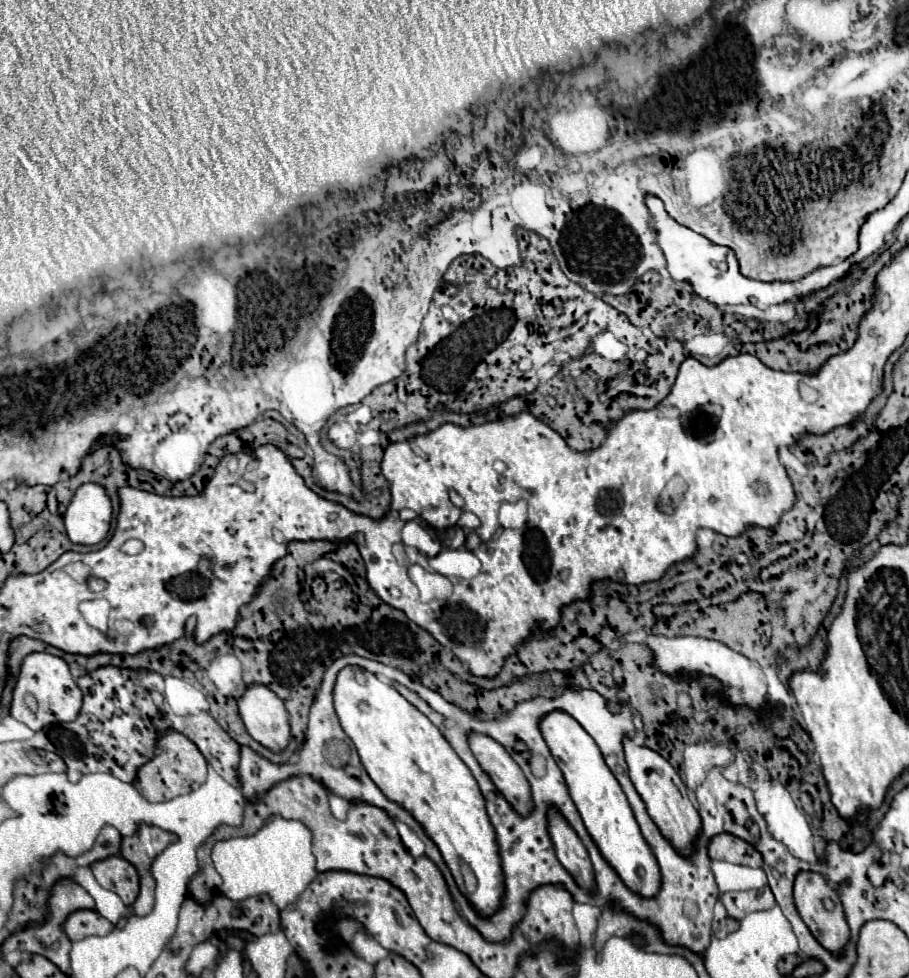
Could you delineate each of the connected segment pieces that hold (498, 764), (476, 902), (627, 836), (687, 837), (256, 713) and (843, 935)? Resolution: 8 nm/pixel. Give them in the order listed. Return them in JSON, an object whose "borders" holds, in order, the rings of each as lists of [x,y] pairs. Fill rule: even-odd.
{"borders":[[[[472,735],[470,749],[510,807],[520,815],[530,815],[534,811],[530,785],[506,749],[486,735]]],[[[344,667],[334,687],[334,707],[342,729],[352,739],[364,769],[380,791],[402,805],[424,827],[440,849],[458,889],[480,913],[492,917],[504,899],[504,871],[496,831],[488,819],[484,797],[464,761],[456,755],[438,727],[410,705],[394,687],[360,667]],[[466,863],[478,879],[472,895],[464,889],[460,865]]],[[[556,711],[556,713],[550,713],[548,717],[544,717],[540,727],[542,727],[542,735],[552,751],[552,757],[556,759],[558,767],[564,773],[570,797],[576,803],[576,809],[578,809],[590,837],[598,845],[602,857],[620,875],[622,883],[630,891],[642,895],[644,899],[654,897],[660,891],[660,867],[658,867],[648,843],[644,841],[644,837],[640,833],[640,827],[634,819],[632,807],[630,807],[622,787],[618,785],[616,777],[604,763],[602,753],[598,749],[598,745],[594,743],[594,739],[580,727],[578,721],[574,721],[570,715],[566,715],[562,711]]],[[[624,739],[624,751],[626,751],[626,761],[628,761],[628,773],[630,779],[638,791],[638,795],[642,797],[648,815],[652,817],[652,821],[656,823],[656,827],[660,829],[660,833],[674,845],[674,849],[682,855],[690,855],[694,849],[694,839],[700,833],[700,815],[694,809],[686,785],[682,783],[680,775],[676,773],[676,769],[656,751],[648,749],[648,747],[638,747],[634,745],[632,739]]],[[[250,687],[238,703],[248,733],[272,753],[282,753],[292,739],[284,703],[266,687]]],[[[808,871],[808,873],[798,873],[796,875],[794,901],[796,901],[796,907],[798,907],[798,913],[800,913],[802,921],[808,925],[814,939],[826,951],[830,951],[834,957],[840,957],[844,953],[844,947],[846,947],[848,939],[850,939],[850,929],[848,929],[848,923],[844,919],[844,911],[842,911],[842,903],[838,899],[838,893],[828,887],[828,883],[822,879],[820,873],[810,873]]]]}

